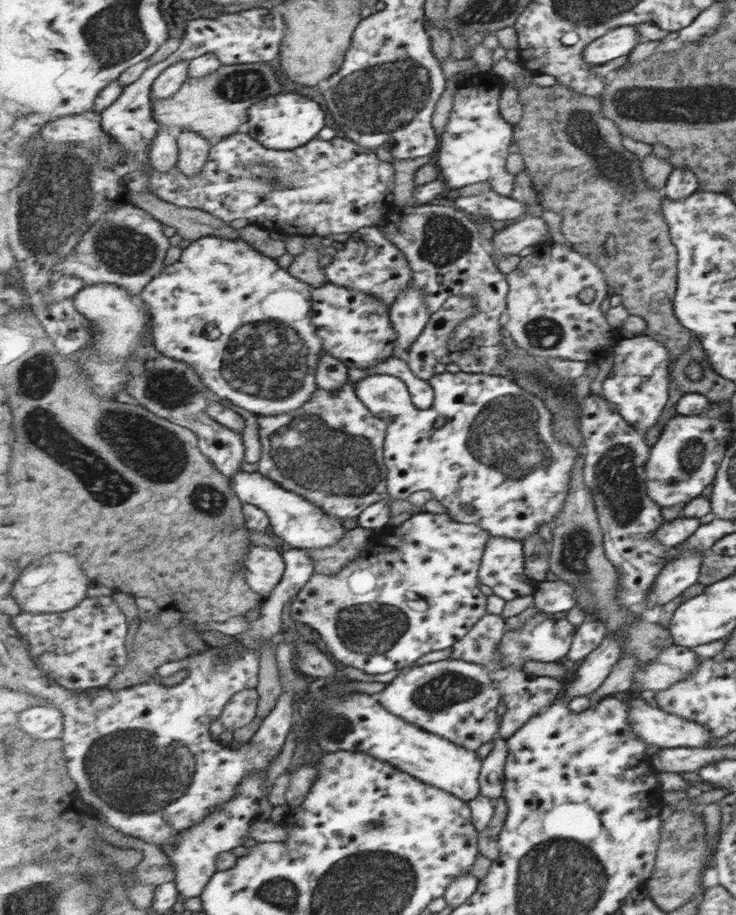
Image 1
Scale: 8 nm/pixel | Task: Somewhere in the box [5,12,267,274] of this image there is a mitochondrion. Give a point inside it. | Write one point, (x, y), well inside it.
(55, 203)

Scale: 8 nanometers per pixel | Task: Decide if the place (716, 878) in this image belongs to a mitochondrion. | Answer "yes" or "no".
no

